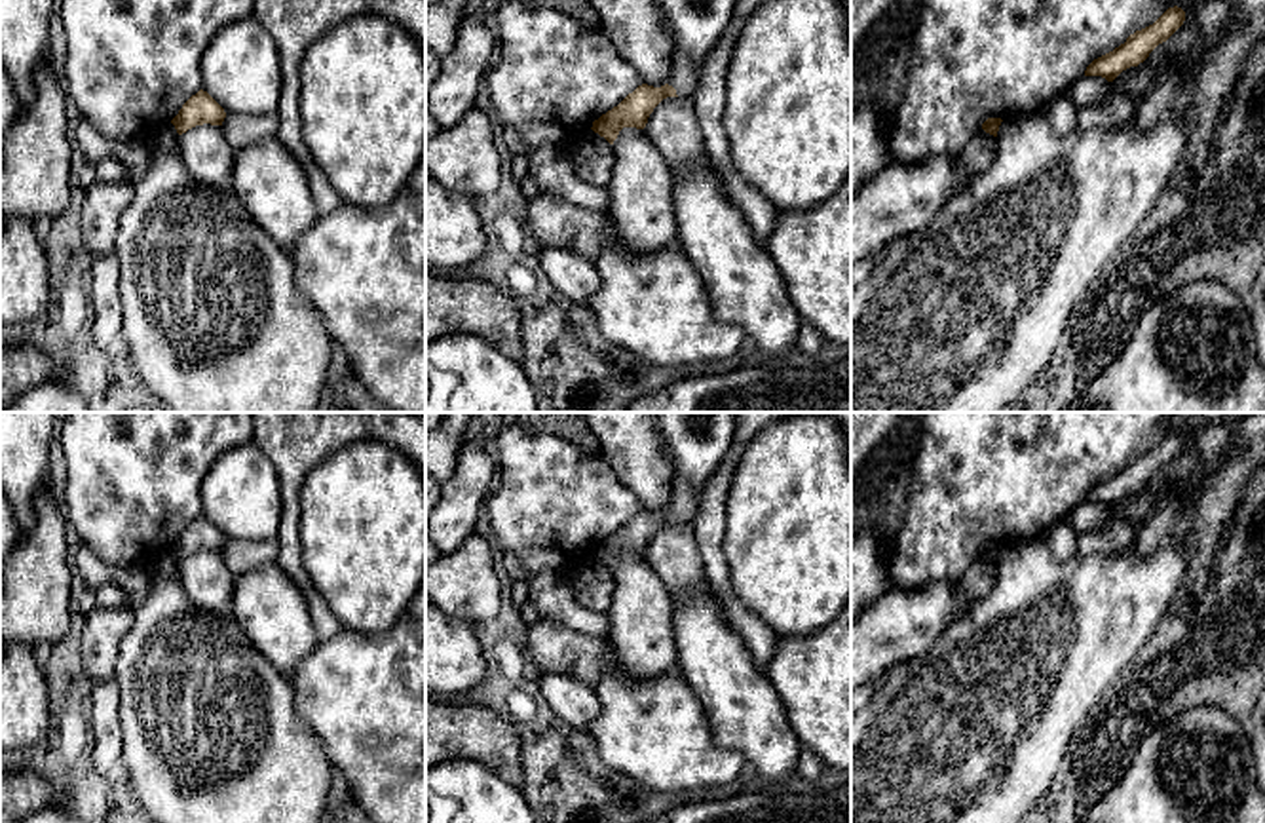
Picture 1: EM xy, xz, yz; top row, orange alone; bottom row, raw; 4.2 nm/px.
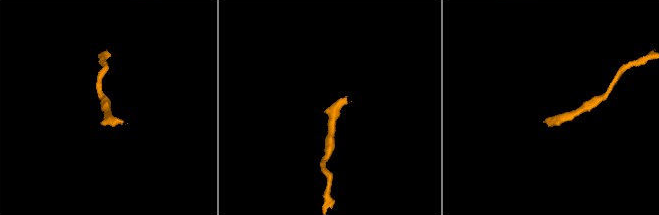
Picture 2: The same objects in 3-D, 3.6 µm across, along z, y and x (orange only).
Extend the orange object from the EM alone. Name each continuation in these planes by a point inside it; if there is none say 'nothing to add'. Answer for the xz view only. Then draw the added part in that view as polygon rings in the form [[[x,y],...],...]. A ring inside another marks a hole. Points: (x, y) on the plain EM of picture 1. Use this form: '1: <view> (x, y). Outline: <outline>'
1: xz (682, 504). Outline: [[[674,475],[670,485],[670,504],[669,511],[676,515],[678,523],[691,523],[697,513],[697,494],[693,492],[691,483],[682,477]]]

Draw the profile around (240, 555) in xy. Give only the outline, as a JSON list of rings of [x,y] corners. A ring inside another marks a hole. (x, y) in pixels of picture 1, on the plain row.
[[[226,540],[222,559],[234,576],[264,568],[277,561],[279,544],[272,540]]]

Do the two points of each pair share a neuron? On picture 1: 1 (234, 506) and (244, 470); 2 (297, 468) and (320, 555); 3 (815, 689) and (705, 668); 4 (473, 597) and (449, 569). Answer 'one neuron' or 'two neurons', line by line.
1: one neuron
2: two neurons
3: two neurons
4: one neuron

